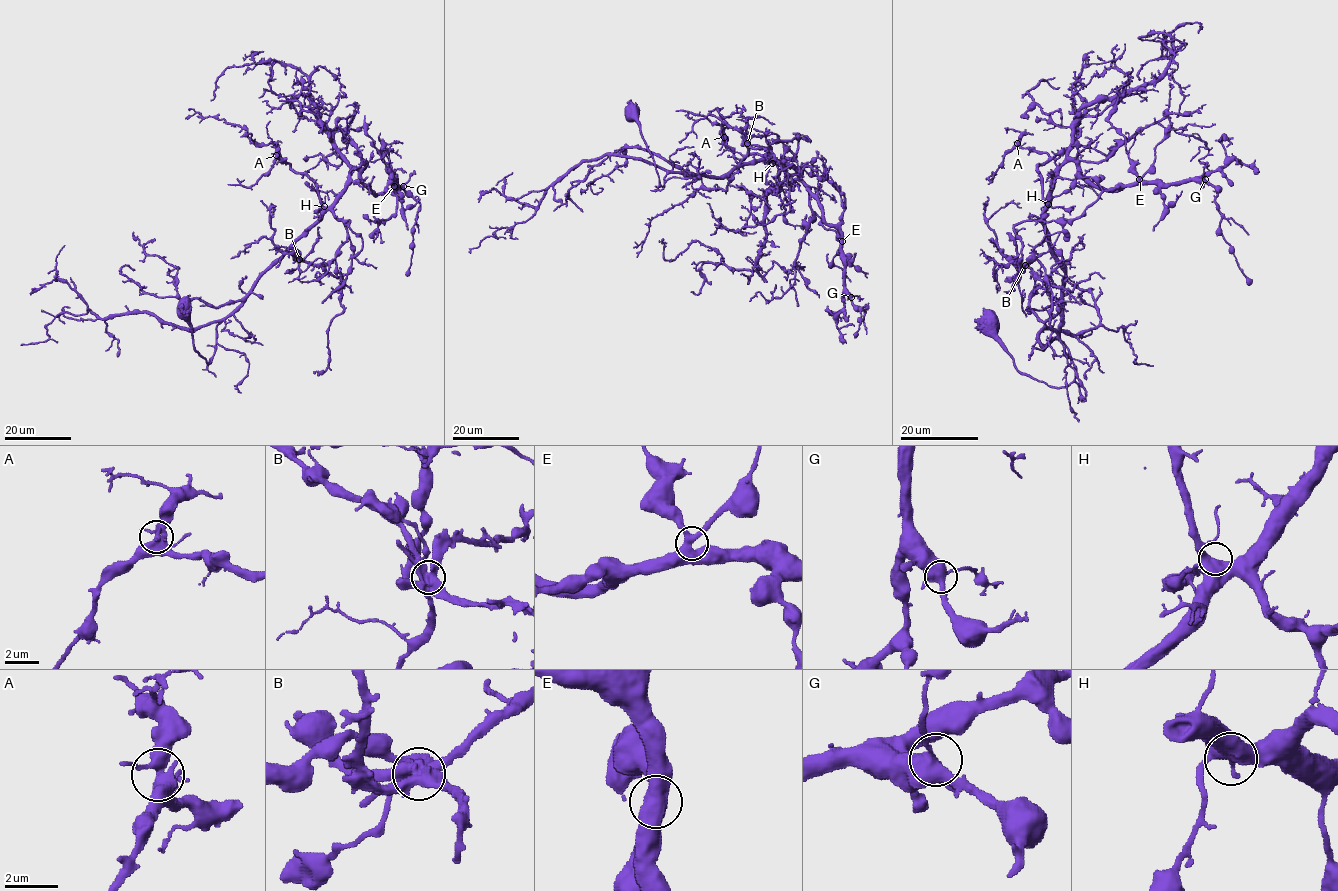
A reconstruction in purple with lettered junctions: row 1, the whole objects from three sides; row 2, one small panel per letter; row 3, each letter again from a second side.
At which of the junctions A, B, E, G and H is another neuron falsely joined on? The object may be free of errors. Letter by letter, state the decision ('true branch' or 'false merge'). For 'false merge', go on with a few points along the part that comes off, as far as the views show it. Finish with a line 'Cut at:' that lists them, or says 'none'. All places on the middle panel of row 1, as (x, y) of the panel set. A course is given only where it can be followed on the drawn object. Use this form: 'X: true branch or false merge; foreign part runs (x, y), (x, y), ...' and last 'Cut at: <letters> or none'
A: true branch
B: false merge; foreign part runs (747, 143), (767, 149), (801, 191)
E: true branch
G: true branch
H: true branch
Cut at: B

